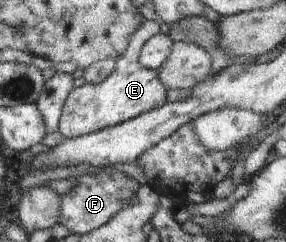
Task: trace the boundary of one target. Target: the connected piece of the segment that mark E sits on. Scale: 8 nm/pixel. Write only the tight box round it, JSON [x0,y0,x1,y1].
[60,20,167,139]

